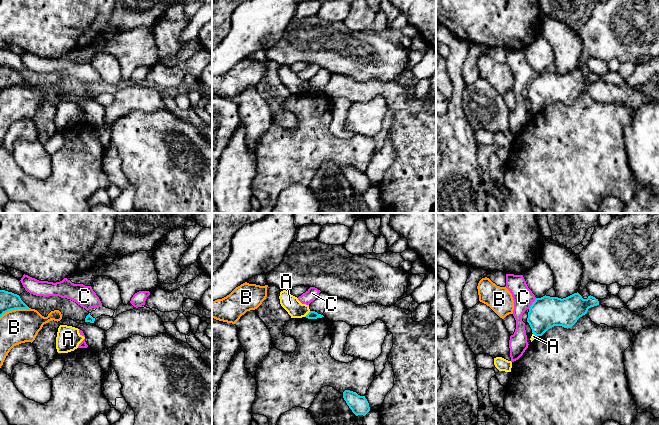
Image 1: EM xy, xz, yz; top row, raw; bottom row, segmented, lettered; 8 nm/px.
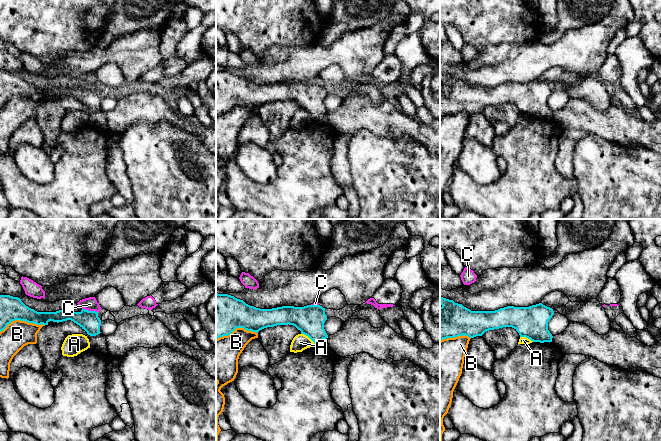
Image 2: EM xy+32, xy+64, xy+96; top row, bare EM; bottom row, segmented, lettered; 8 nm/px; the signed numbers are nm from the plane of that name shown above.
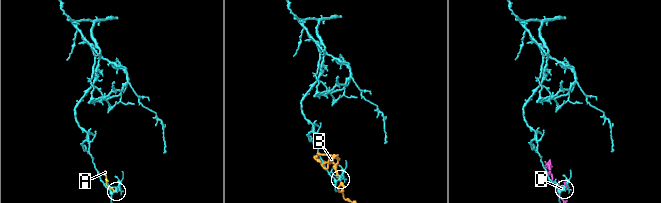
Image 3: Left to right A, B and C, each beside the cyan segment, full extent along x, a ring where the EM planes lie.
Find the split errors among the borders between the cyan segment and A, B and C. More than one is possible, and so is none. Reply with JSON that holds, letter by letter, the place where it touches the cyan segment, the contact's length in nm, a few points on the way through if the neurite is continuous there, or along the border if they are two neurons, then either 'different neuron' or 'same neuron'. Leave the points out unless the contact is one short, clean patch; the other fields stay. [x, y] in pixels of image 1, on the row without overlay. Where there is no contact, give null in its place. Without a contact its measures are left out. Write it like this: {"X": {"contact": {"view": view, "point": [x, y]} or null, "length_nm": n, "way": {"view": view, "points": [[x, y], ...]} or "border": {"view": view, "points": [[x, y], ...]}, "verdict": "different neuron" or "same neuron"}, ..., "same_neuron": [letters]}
{"A": {"contact": {"view": "xz", "point": [308, 89]}, "length_nm": 70, "border": {"view": "xz", "points": [[310, 87], [304, 92]]}, "verdict": "different neuron"}, "B": {"contact": {"view": "xy", "point": [14, 85]}, "length_nm": 260, "verdict": "different neuron"}, "C": {"contact": {"view": "yz", "point": [532, 79]}, "length_nm": 110, "border": {"view": "yz", "points": [[536, 74], [528, 84]]}, "verdict": "different neuron"}, "same_neuron": []}

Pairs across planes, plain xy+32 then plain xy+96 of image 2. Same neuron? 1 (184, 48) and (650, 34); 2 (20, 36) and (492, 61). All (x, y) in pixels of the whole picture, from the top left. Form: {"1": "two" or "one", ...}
{"1": "two", "2": "two"}

